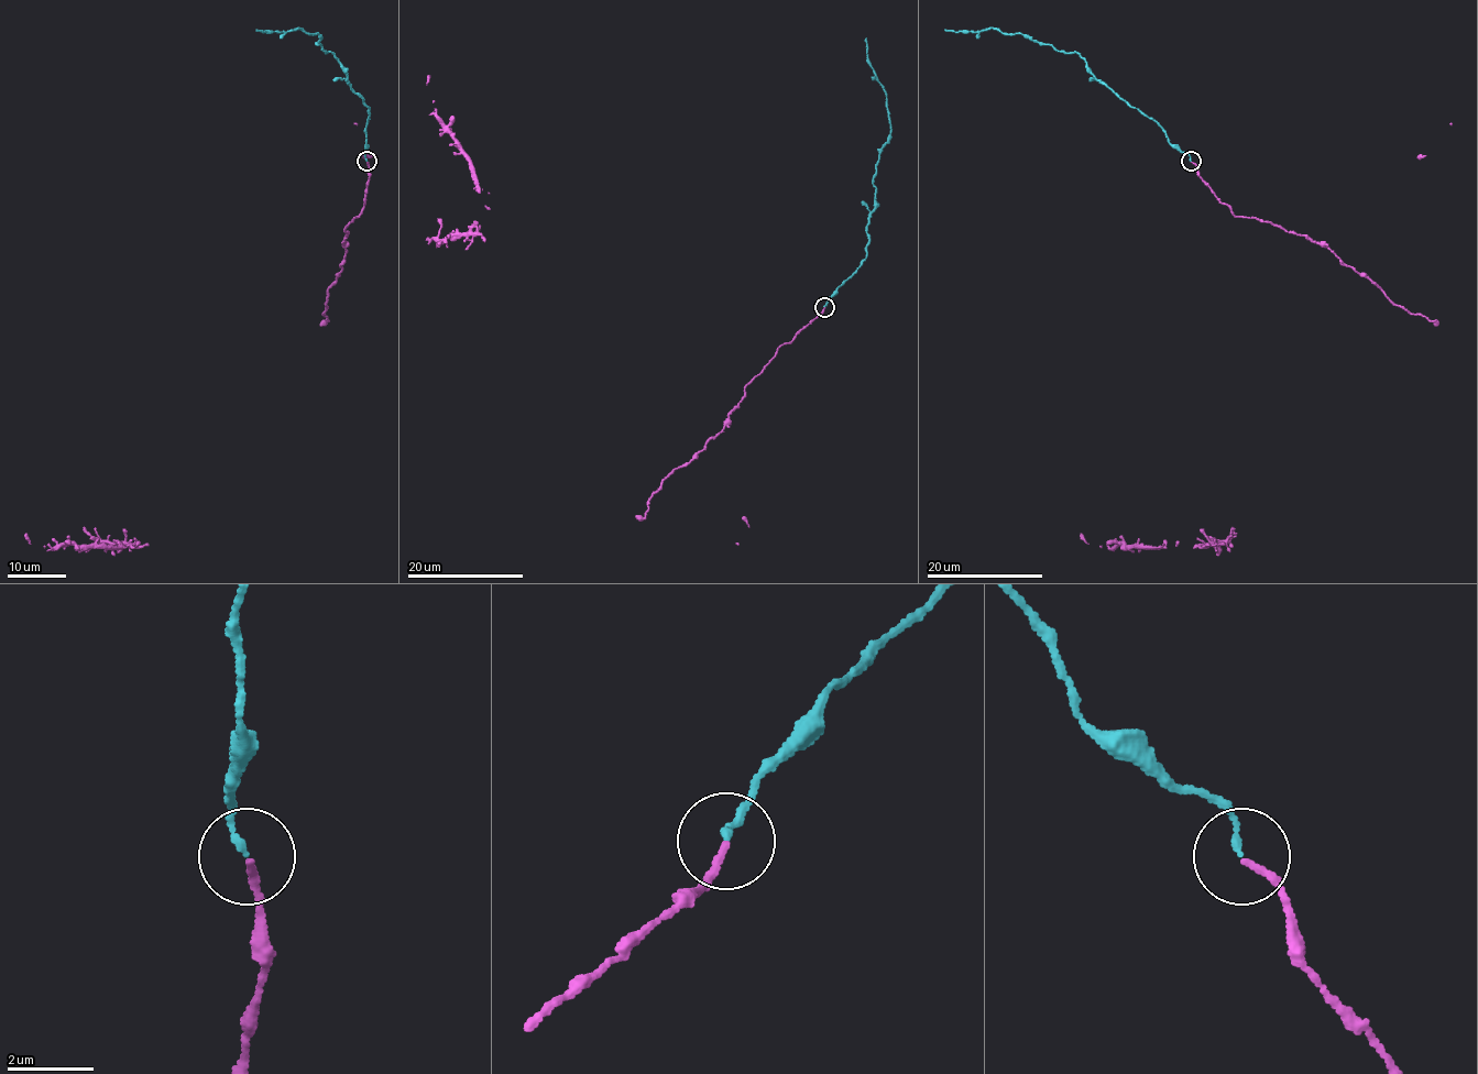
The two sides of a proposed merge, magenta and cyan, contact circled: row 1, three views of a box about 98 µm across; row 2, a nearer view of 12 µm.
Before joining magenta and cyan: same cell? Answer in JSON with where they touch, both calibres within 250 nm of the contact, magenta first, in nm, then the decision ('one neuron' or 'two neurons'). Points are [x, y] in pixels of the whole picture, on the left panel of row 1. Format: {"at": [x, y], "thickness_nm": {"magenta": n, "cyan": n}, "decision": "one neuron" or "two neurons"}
{"at": [367, 161], "thickness_nm": {"magenta": 160, "cyan": 150}, "decision": "one neuron"}

